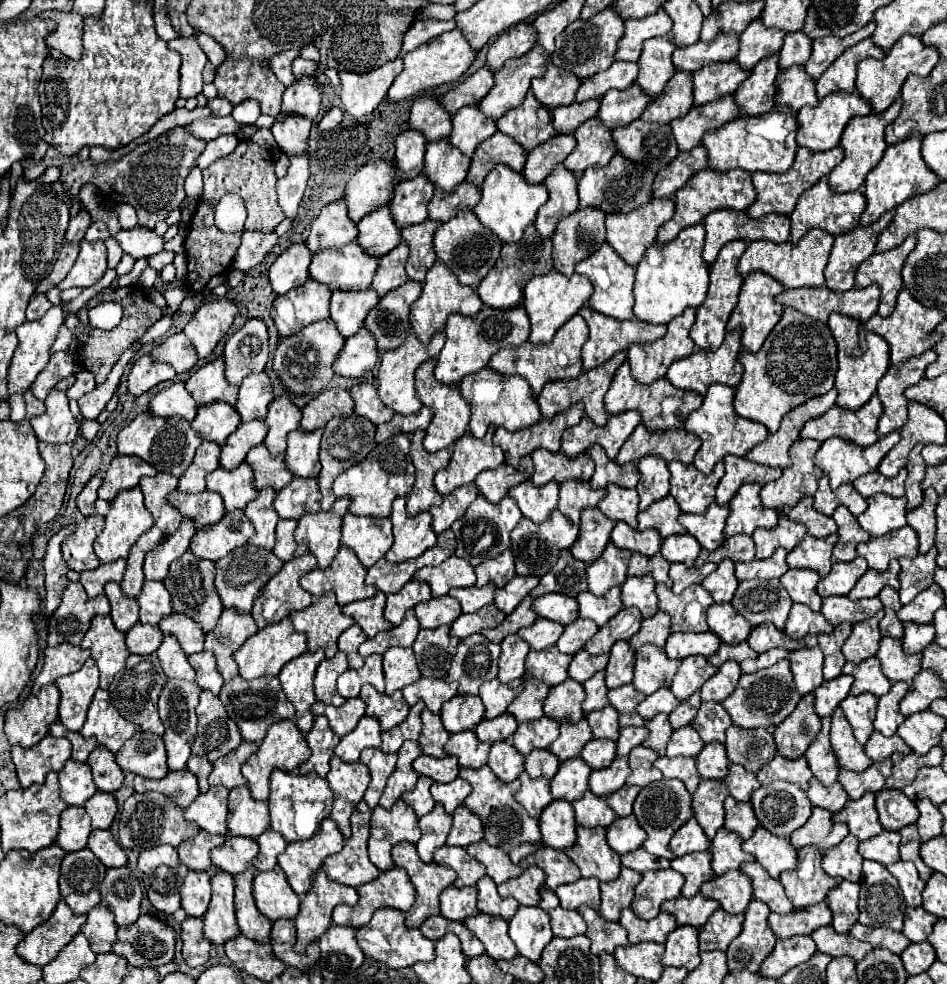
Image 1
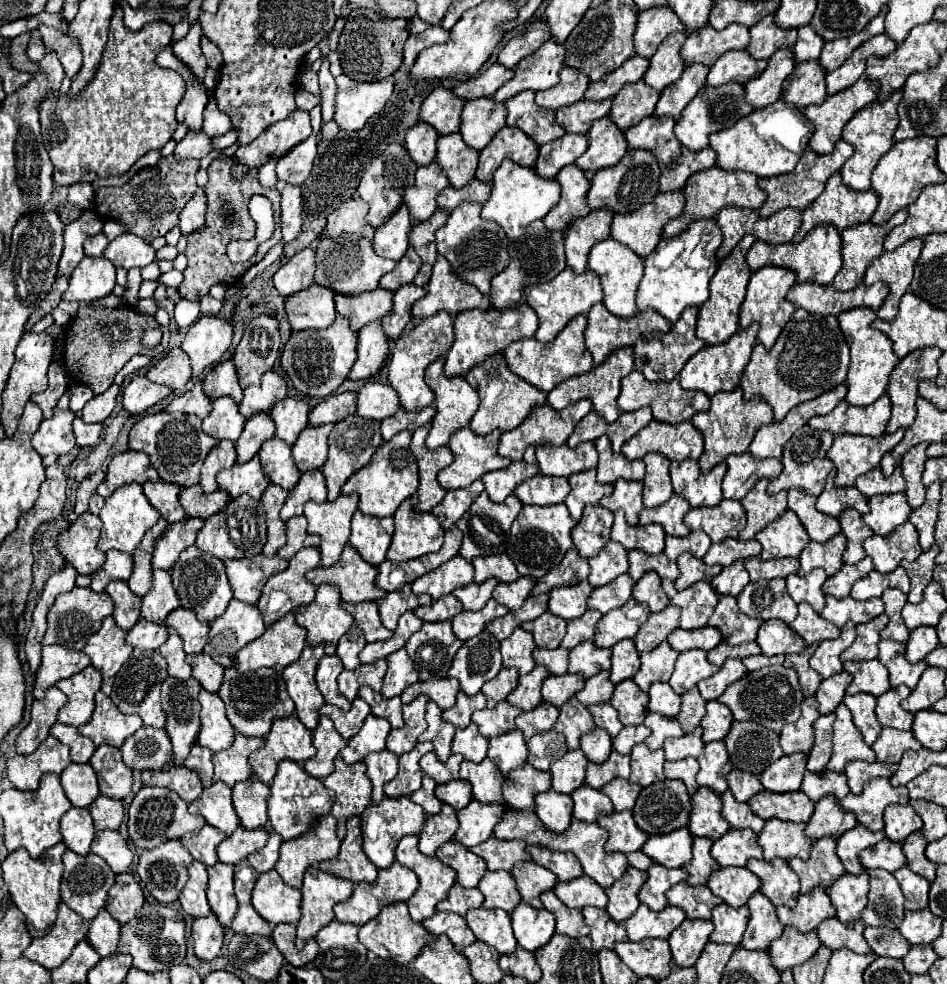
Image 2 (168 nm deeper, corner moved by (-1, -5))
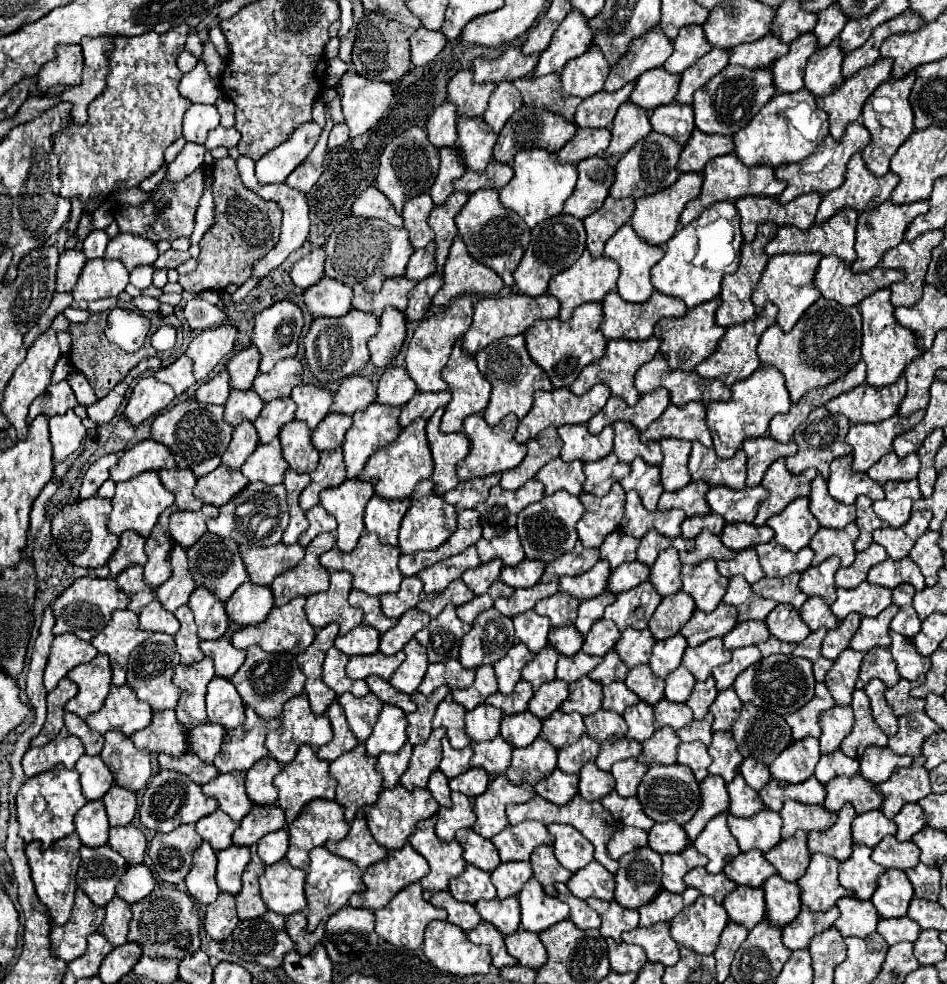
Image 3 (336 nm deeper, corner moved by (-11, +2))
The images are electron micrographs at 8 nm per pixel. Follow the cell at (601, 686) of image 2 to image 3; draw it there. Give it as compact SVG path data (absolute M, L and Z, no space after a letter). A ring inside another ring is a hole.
M611 650L611 652L605 654L603 662L593 672L589 672L589 678L593 682L599 682L599 684L607 686L611 682L623 682L625 676L627 676L627 672L629 672L629 668L621 662L621 658L617 656L617 652Z

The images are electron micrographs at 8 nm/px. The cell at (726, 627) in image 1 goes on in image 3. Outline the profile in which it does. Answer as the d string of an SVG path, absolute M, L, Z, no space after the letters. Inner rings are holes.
M733 576L729 580L729 588L727 594L723 596L723 604L737 608L739 612L737 622L747 622L747 620L763 622L767 614L777 606L775 600L765 600L761 596L755 596L751 586L741 576Z

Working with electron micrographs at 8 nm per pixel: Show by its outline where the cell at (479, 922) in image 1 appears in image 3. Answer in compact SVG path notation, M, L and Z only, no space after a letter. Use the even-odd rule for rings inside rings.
M515 896L507 900L479 900L475 908L481 918L493 924L503 936L509 936L519 928L519 900Z

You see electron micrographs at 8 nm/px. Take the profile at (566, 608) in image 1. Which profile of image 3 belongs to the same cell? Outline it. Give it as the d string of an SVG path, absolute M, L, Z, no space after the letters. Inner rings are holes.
M599 560L589 572L569 578L563 576L559 580L559 590L573 596L575 600L591 600L595 596L599 596L601 592L605 592L607 588L607 578L609 578L611 570L607 560Z

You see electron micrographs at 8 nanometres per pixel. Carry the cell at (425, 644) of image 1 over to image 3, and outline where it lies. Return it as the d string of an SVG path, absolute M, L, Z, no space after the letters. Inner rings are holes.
M447 606L427 628L415 634L417 642L427 650L429 664L459 658L461 638L471 630L469 624L461 622L455 614L455 606Z

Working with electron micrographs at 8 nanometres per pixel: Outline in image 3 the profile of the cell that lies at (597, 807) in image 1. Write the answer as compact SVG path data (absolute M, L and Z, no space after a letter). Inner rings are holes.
M585 764L579 774L579 794L585 800L601 800L609 792L613 792L615 780L609 772L601 772L595 764Z

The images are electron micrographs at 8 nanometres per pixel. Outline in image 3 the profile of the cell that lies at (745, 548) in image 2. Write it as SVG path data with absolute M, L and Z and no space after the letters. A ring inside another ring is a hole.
M727 524L721 534L721 542L739 552L761 542L769 542L773 538L773 530L769 526L753 526L753 524Z

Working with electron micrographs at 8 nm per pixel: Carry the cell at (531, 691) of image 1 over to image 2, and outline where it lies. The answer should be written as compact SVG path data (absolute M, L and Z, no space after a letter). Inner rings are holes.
M535 665L535 669L531 673L519 675L519 683L511 691L507 701L523 711L535 709L541 703L541 685L543 685L543 679L547 679L547 677L549 677L547 667Z

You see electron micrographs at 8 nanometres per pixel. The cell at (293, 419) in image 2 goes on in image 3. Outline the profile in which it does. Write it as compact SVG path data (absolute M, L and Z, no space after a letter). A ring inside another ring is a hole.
M303 384L295 386L291 392L293 402L297 404L295 420L301 420L309 426L309 430L315 430L317 424L325 418L329 412L329 406L333 402L333 394L325 388L313 386L313 384Z

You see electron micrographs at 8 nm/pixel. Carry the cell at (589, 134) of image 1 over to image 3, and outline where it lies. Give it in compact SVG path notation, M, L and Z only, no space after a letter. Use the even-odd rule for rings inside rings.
M625 102L617 110L611 126L611 144L605 150L609 156L623 156L635 142L651 132L649 116L639 106Z

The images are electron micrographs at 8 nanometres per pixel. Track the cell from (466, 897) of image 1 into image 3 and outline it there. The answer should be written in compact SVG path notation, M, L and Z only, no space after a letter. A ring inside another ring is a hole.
M467 866L461 876L455 876L449 882L449 892L459 902L475 904L477 900L493 900L495 888L489 878L489 872Z

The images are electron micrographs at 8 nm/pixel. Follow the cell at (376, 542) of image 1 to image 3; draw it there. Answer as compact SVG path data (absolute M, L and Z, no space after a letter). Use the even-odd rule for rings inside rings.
M373 496L365 508L367 532L377 534L381 544L397 546L399 524L401 524L407 508L409 508L409 498L391 502L391 500L383 500L379 496Z

